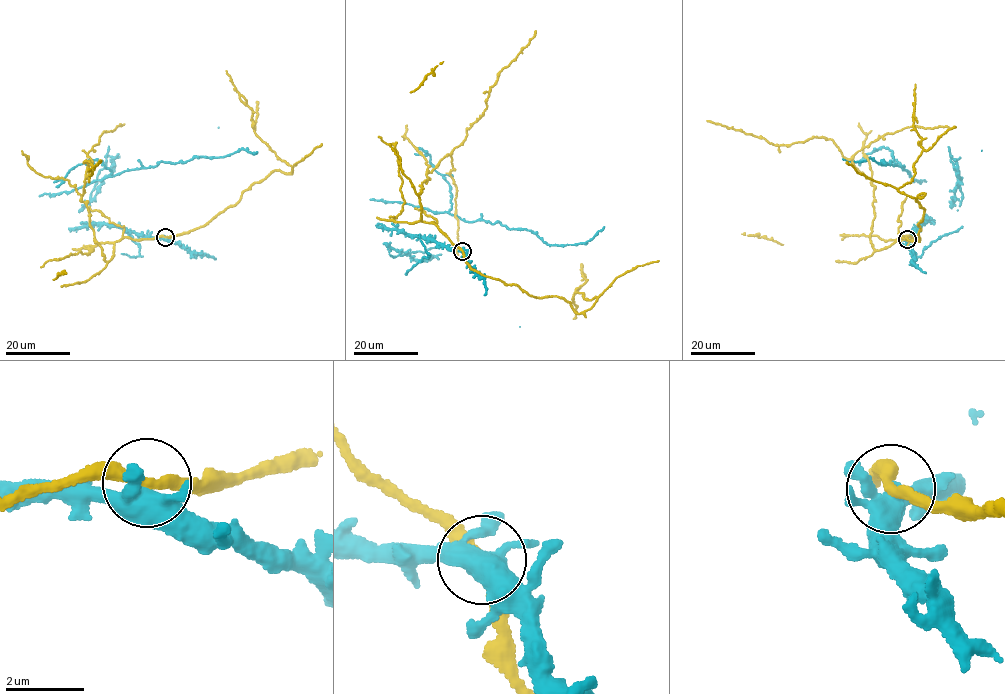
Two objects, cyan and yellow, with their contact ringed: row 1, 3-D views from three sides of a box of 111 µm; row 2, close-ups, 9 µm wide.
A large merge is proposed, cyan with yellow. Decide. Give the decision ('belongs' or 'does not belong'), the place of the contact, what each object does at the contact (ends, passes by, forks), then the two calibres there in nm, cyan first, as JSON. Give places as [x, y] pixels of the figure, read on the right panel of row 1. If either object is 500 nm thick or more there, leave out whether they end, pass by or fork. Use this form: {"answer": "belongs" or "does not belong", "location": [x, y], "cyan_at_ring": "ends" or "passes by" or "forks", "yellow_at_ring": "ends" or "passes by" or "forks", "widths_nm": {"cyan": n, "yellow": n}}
{"answer": "belongs", "location": [907, 239], "cyan_at_ring": "forks", "yellow_at_ring": "passes by", "widths_nm": {"cyan": 380, "yellow": 280}}

